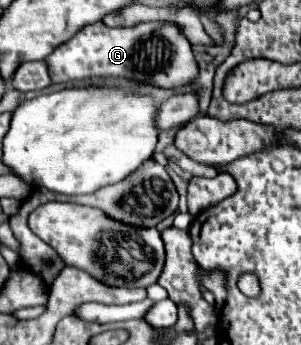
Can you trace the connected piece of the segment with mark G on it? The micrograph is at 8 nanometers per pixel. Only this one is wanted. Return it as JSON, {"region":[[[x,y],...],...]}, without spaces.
{"region":[[[96,22],[58,46],[46,58],[46,64],[52,82],[82,80],[84,76],[126,76],[160,88],[180,88],[198,74],[190,42],[168,22],[146,22],[134,28],[108,28]]]}

